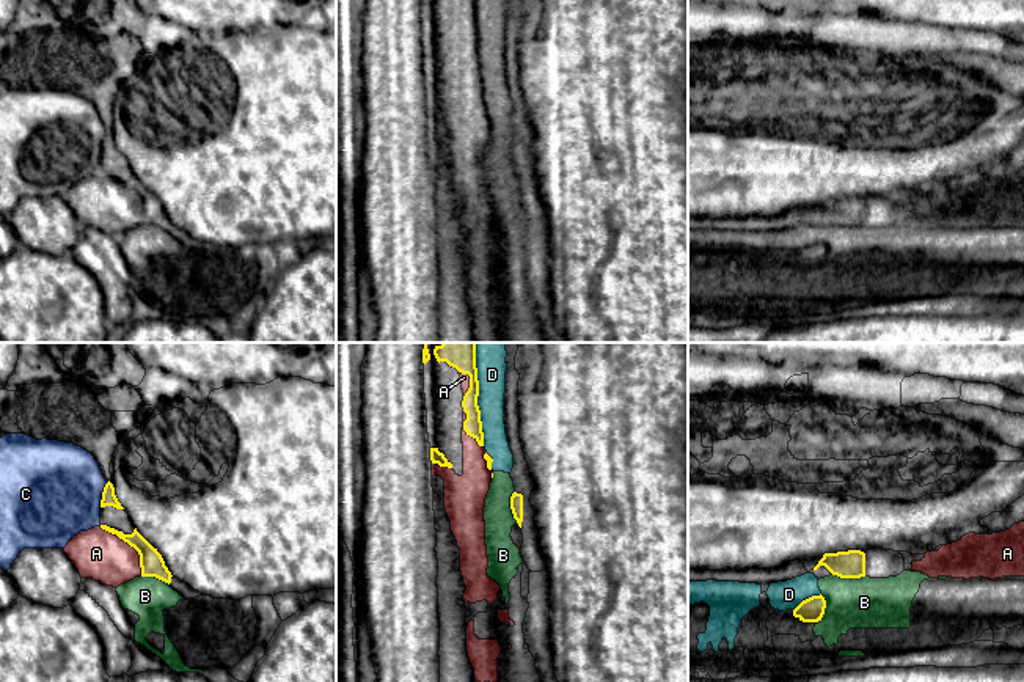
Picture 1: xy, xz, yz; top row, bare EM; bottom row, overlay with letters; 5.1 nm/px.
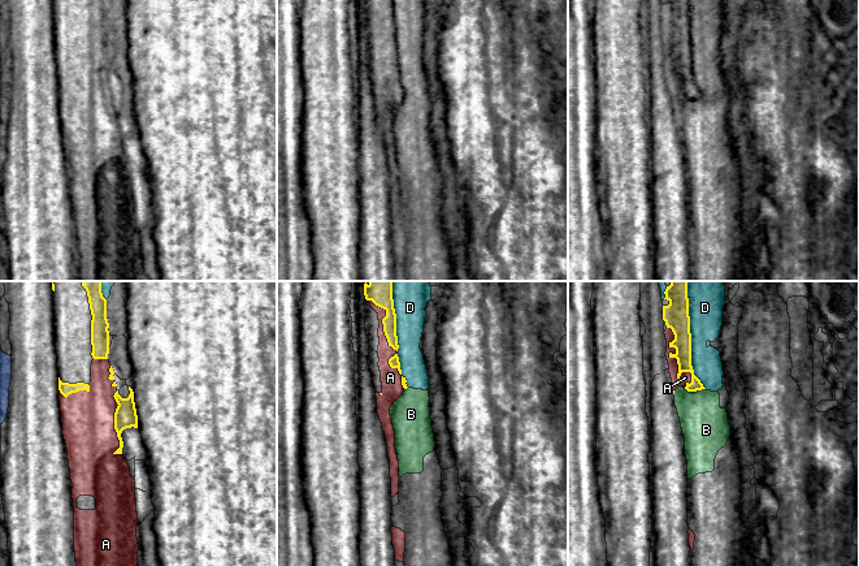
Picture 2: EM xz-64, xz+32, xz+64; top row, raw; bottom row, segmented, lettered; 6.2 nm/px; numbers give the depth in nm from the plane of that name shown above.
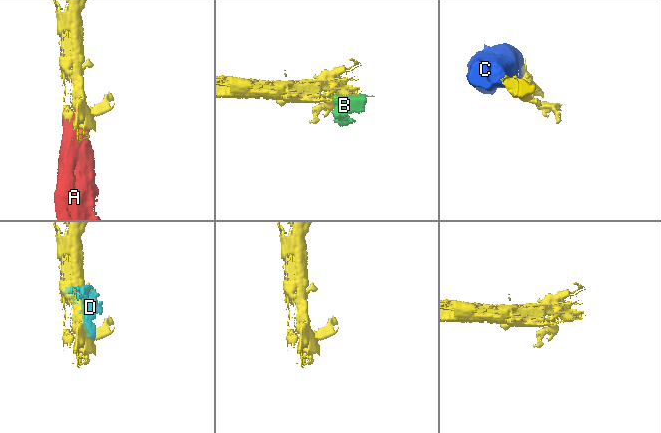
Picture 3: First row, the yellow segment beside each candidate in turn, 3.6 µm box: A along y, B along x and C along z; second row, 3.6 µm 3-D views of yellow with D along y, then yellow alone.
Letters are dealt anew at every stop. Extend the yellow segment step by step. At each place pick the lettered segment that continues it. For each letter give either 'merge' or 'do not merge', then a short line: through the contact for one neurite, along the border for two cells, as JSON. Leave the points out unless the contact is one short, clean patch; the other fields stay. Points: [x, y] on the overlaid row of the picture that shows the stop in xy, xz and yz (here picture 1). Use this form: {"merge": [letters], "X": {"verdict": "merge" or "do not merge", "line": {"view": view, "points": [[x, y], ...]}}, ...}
{"merge": ["A"], "A": {"verdict": "merge"}, "B": {"verdict": "do not merge"}, "C": {"verdict": "do not merge"}, "D": {"verdict": "do not merge"}}

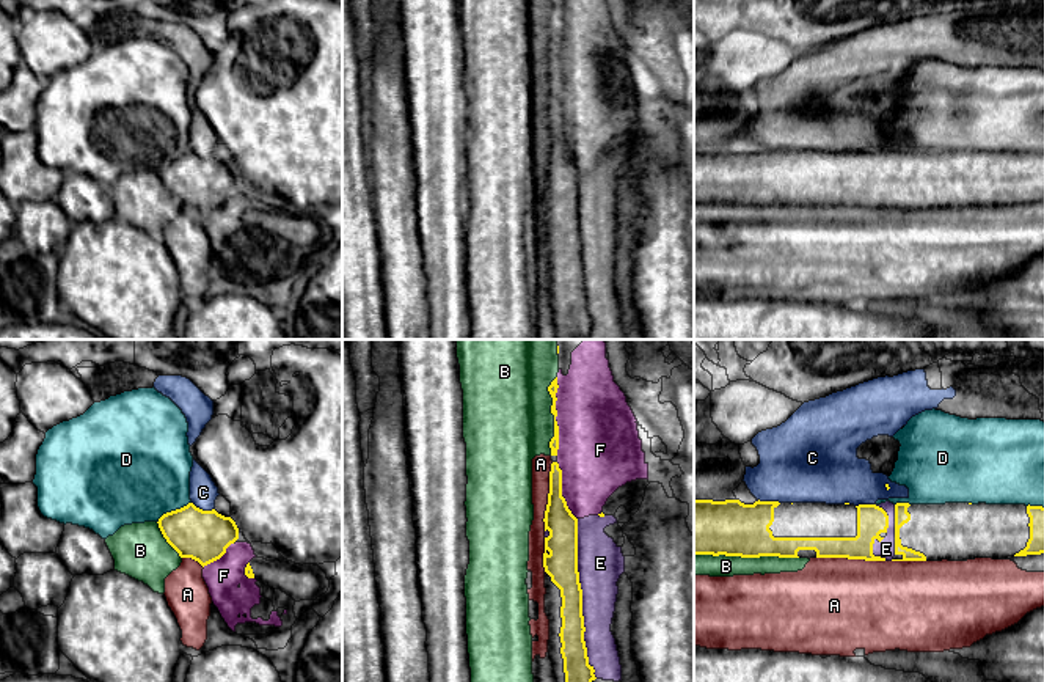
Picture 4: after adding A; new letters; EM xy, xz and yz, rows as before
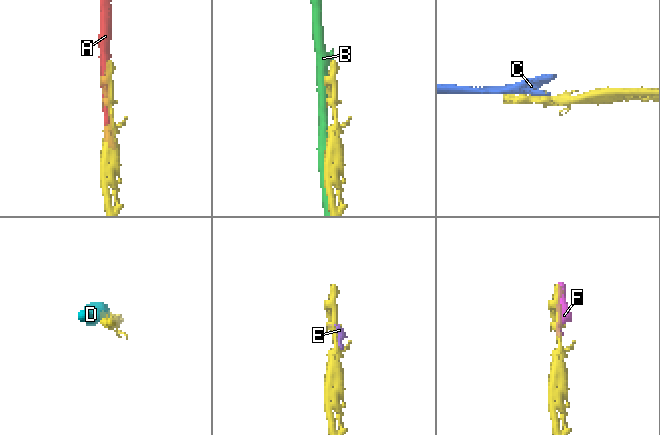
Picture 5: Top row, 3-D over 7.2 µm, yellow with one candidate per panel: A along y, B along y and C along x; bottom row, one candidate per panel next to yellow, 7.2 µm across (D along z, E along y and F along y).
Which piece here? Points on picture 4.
{"merge": [], "A": {"verdict": "do not merge"}, "B": {"verdict": "do not merge"}, "C": {"verdict": "do not merge"}, "D": {"verdict": "do not merge"}, "E": {"verdict": "do not merge"}, "F": {"verdict": "do not merge"}}

